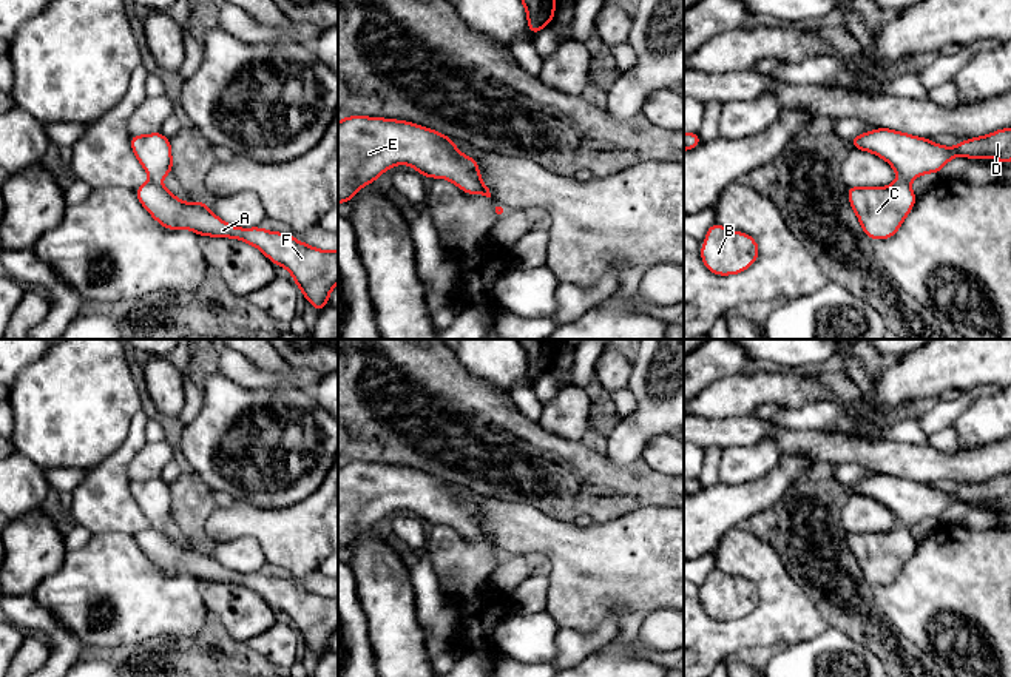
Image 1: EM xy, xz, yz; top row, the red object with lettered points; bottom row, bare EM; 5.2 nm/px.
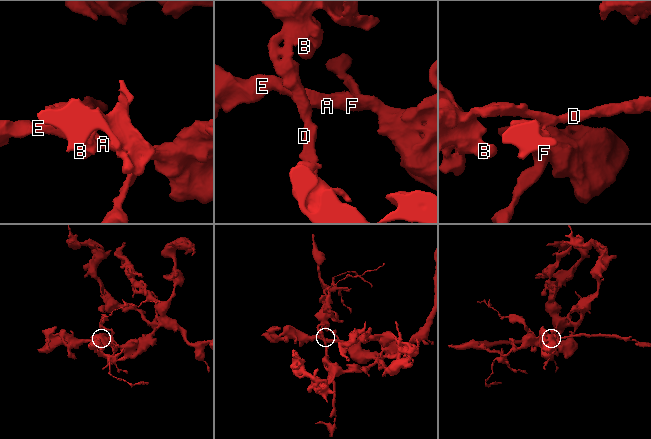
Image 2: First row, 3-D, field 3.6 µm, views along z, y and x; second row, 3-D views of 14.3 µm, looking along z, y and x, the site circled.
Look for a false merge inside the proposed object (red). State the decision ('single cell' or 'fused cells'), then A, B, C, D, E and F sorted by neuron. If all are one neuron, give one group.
fused cells | A C E F / B D

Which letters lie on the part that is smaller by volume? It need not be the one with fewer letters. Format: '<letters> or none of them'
B, D

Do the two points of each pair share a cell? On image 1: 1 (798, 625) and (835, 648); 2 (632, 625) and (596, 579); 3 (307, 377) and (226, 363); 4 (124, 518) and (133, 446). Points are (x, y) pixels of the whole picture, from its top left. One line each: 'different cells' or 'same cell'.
1: different cells
2: same cell
3: same cell
4: same cell

